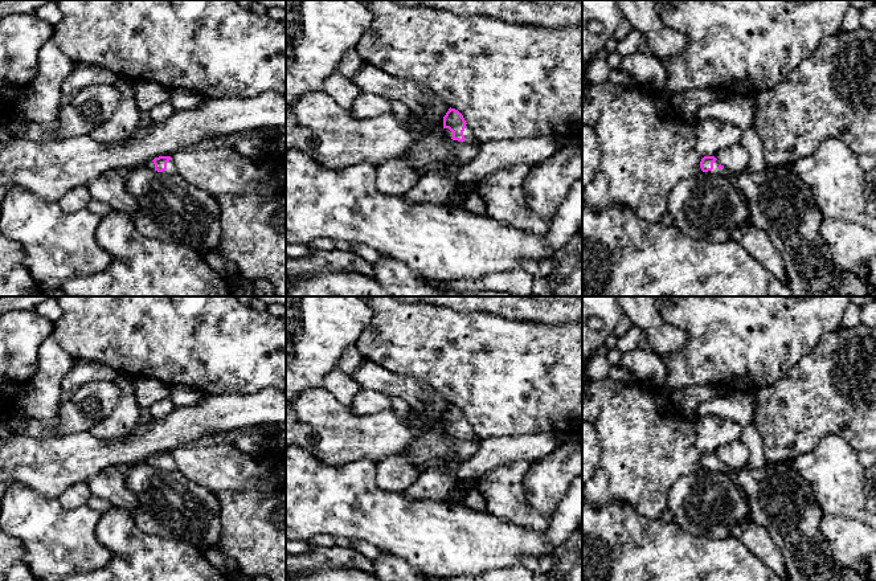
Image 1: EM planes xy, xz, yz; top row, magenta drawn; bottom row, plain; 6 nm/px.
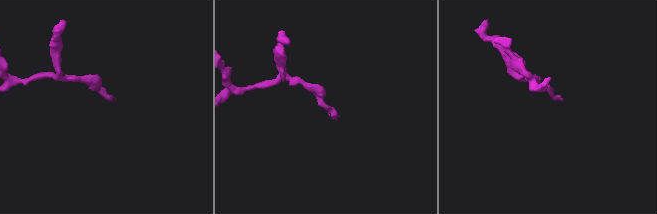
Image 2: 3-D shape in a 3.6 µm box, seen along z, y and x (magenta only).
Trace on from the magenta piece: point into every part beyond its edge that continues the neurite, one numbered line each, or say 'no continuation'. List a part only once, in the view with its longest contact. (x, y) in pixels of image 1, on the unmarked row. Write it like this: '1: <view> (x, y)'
1: xz (469, 434)

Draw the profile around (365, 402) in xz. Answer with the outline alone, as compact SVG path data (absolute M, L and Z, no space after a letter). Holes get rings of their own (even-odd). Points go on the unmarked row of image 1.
M363 388L355 396L348 409L357 416L373 416L390 412L404 421L408 421L413 416L409 406L402 400Z

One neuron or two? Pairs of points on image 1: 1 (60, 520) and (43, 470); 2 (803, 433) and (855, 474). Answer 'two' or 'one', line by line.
1: two
2: two

